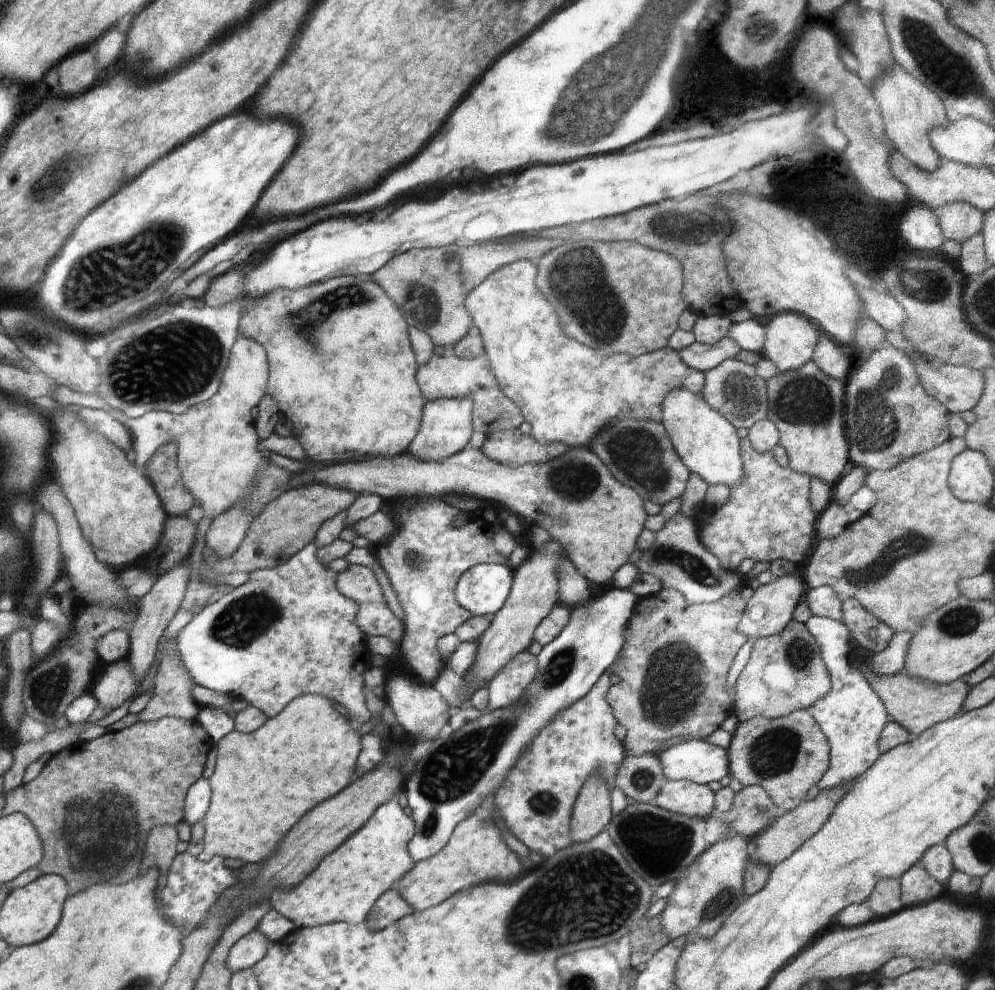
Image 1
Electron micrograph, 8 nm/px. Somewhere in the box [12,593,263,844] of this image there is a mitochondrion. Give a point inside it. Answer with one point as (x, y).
(58, 679)

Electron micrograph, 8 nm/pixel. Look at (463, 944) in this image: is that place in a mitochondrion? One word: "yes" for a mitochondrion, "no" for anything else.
no

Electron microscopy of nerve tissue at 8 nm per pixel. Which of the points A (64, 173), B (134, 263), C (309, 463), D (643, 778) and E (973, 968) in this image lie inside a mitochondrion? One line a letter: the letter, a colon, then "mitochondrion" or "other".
A: mitochondrion
B: mitochondrion
C: other
D: mitochondrion
E: other

